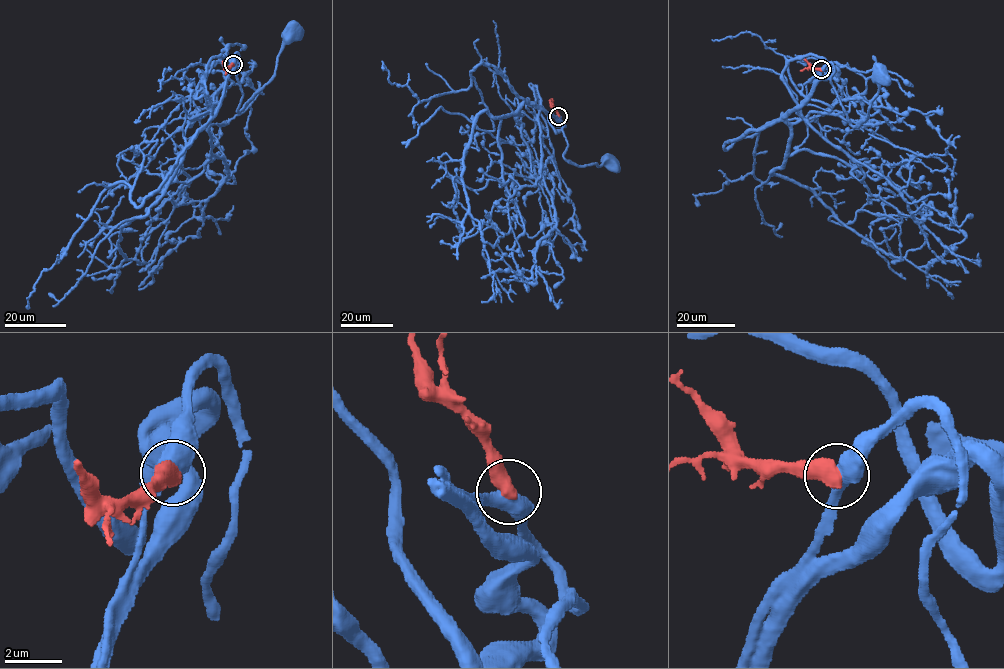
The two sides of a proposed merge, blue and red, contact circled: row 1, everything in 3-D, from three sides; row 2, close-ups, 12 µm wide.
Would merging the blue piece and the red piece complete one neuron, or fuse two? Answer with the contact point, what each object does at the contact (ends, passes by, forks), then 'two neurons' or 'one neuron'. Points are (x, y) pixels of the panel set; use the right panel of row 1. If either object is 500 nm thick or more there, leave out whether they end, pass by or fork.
place (821, 69); two neurons

